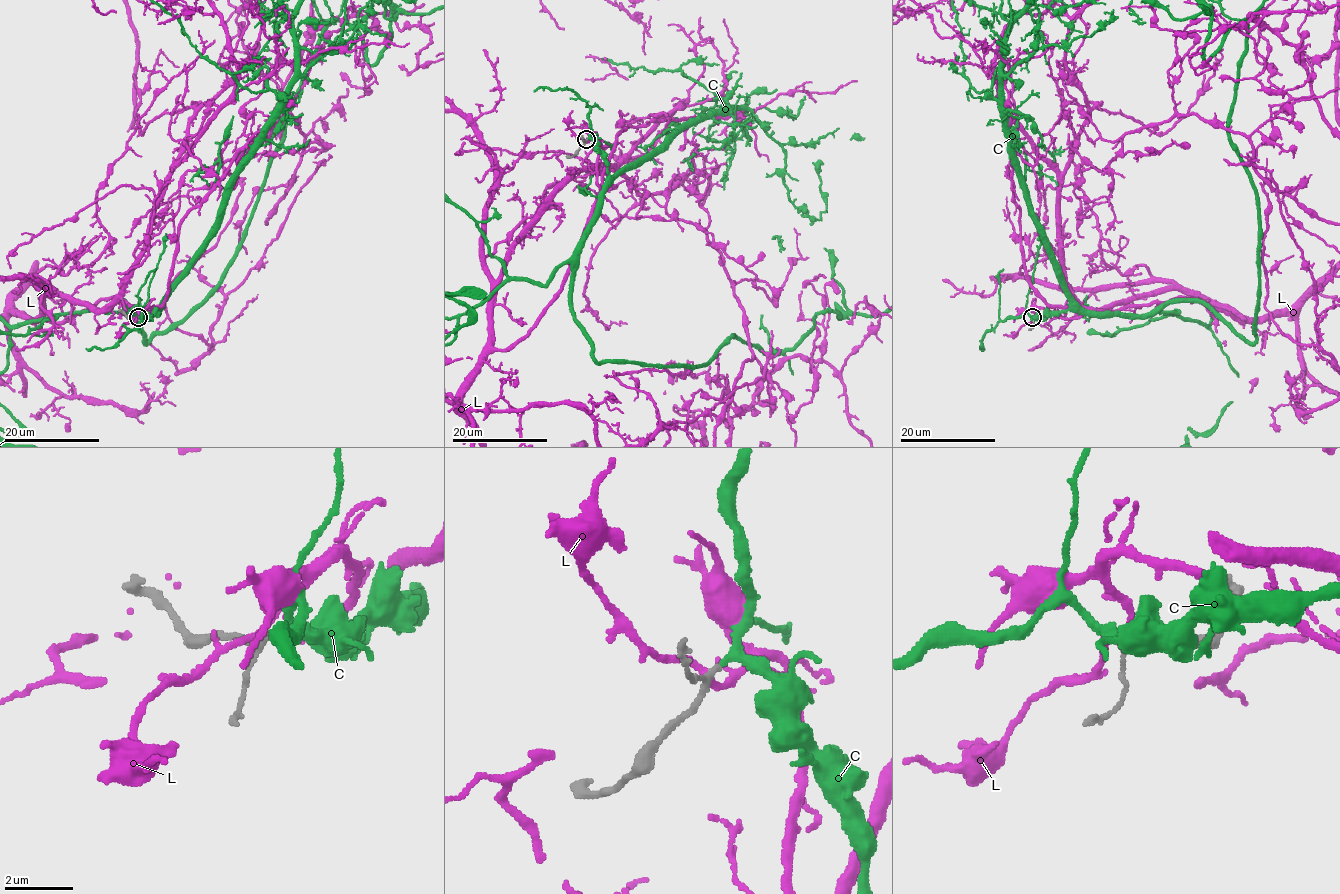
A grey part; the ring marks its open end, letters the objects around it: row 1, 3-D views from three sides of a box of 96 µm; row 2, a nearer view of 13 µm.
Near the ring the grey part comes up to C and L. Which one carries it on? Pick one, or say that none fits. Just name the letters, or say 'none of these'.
C

